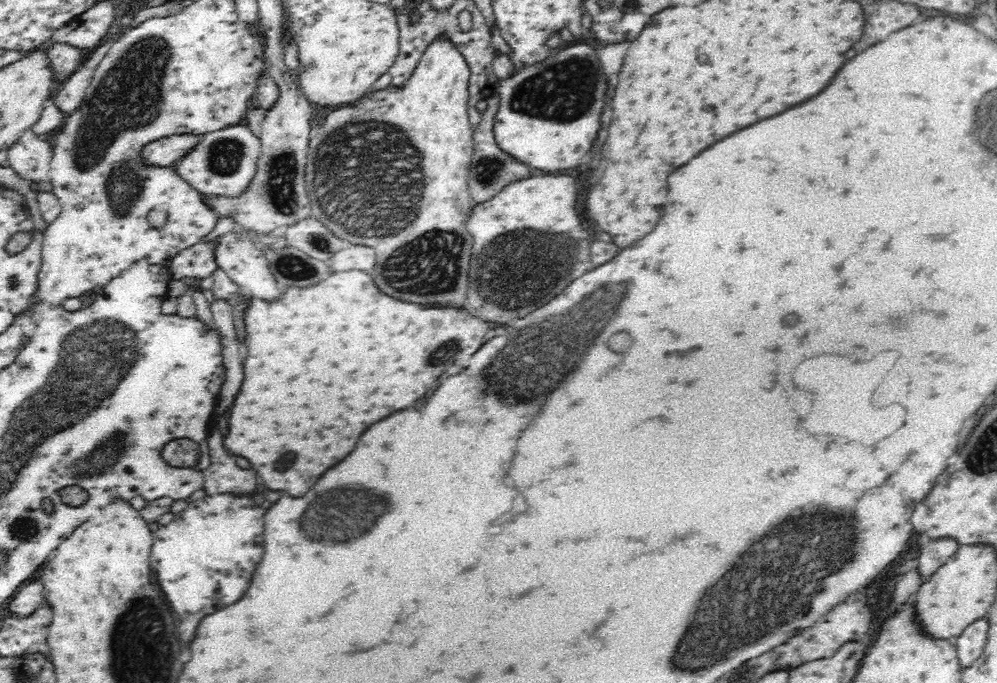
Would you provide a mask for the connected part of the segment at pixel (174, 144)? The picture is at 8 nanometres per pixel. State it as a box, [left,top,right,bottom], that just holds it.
[145,134,204,166]

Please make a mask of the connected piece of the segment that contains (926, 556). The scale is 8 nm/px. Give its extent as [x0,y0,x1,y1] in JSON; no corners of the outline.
[919,538,962,581]

